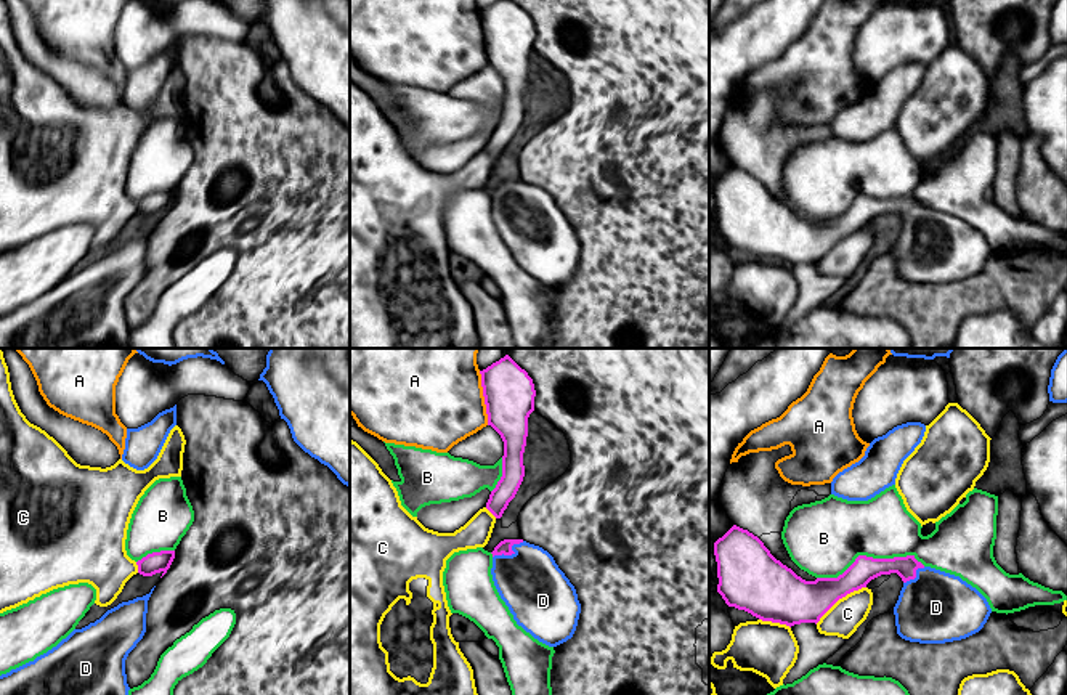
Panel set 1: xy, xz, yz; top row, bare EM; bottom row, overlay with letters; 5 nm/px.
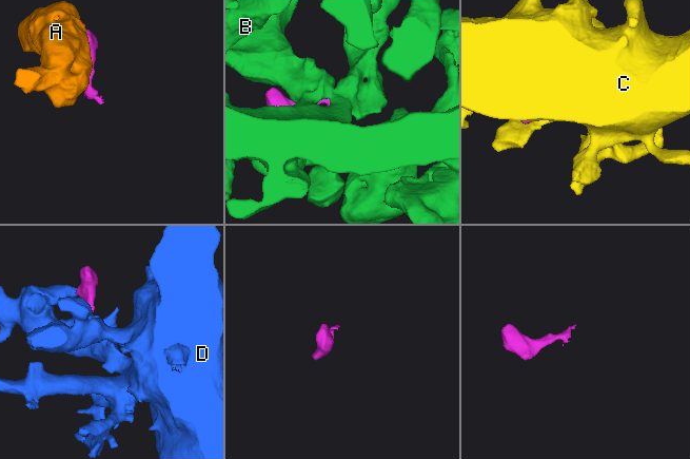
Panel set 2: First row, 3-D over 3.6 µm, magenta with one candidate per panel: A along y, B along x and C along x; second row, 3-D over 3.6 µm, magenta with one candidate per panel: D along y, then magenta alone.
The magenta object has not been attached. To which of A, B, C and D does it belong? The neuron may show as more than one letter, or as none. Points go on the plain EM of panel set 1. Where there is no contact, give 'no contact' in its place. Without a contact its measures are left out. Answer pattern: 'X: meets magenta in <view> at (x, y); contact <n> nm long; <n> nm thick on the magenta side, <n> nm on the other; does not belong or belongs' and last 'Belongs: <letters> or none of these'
A: meets magenta in xz at (485, 39); contact 280 nm long; 260 nm thick on the magenta side, 440 nm on the other; does not belong
B: meets magenta in yz at (870, 198); contact 550 nm long; 130 nm thick on the magenta side, 360 nm on the other; does not belong
C: meets magenta in yz at (839, 238); contact 320 nm long; 240 nm thick on the magenta side, 170 nm on the other; does not belong
D: meets magenta in xz at (511, 195); contact 180 nm long; 70 nm thick on the magenta side, 320 nm on the other; belongs
Belongs: D

